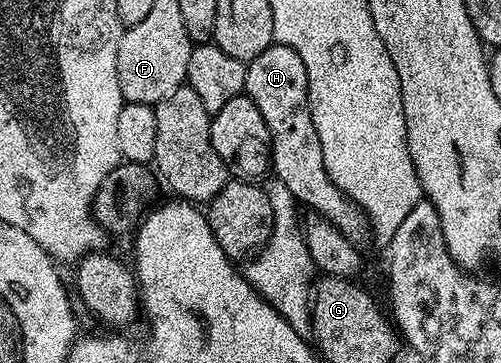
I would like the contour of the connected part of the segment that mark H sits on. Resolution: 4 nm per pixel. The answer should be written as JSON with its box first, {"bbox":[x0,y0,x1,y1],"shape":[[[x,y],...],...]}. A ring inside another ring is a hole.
{"bbox":[244,43,371,242],"shape":[[[273,43],[263,50],[263,54],[248,61],[244,95],[249,96],[255,106],[259,106],[259,114],[263,114],[263,122],[267,122],[267,130],[273,139],[272,175],[283,186],[287,186],[287,190],[291,190],[298,205],[305,207],[306,204],[310,213],[327,221],[352,242],[370,239],[371,229],[365,211],[341,192],[335,182],[331,182],[323,166],[323,146],[319,146],[319,134],[311,118],[307,66],[303,66],[303,58],[299,58],[291,46]]]}

